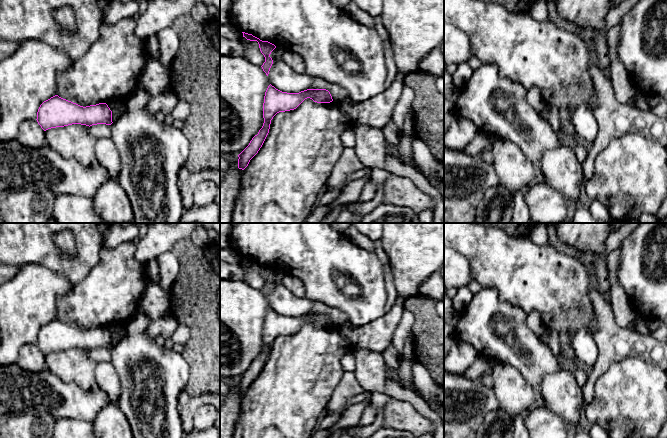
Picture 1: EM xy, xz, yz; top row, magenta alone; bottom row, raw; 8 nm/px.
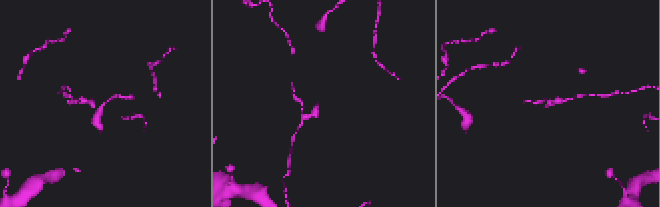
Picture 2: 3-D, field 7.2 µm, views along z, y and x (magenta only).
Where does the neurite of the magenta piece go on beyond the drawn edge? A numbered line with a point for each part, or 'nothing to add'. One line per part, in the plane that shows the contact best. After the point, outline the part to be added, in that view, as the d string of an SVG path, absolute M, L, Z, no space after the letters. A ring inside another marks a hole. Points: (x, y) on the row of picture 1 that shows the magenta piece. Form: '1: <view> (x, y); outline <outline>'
nothing to add

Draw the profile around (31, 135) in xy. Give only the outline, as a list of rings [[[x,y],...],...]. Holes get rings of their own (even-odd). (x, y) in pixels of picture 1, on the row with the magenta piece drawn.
[[[26,120],[19,127],[17,140],[29,148],[40,148],[46,146],[45,131],[37,120]]]

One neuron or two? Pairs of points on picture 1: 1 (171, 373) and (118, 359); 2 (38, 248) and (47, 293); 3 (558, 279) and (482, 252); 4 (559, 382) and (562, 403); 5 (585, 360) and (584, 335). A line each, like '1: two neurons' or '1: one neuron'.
1: one neuron
2: two neurons
3: one neuron
4: one neuron
5: one neuron

